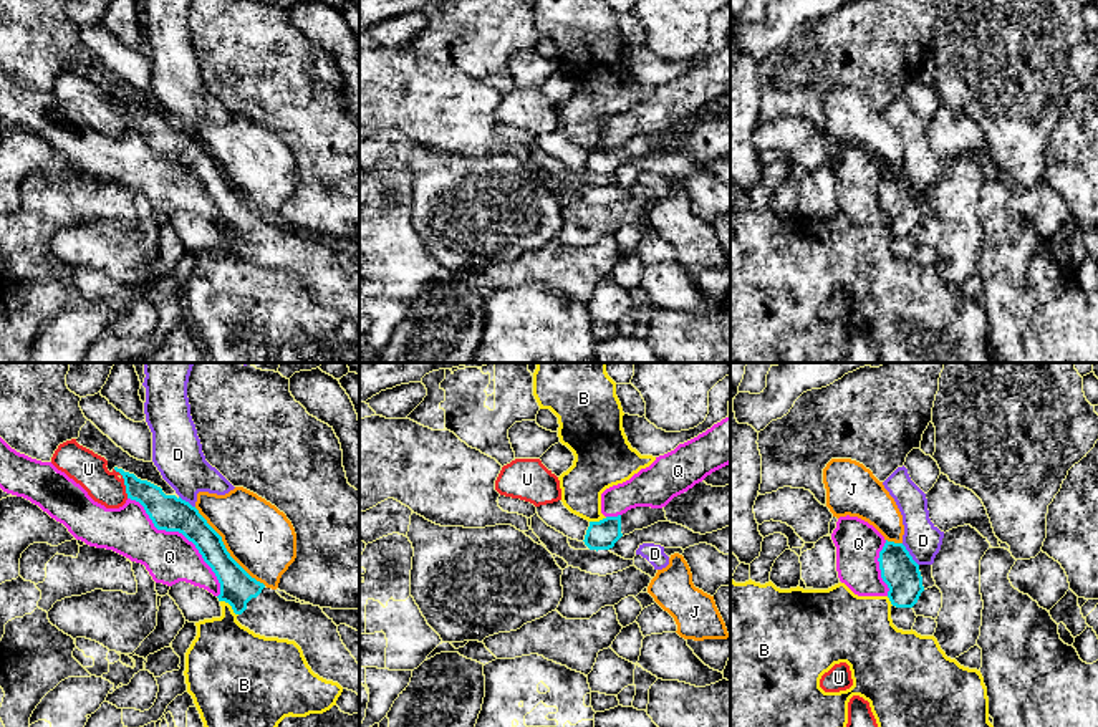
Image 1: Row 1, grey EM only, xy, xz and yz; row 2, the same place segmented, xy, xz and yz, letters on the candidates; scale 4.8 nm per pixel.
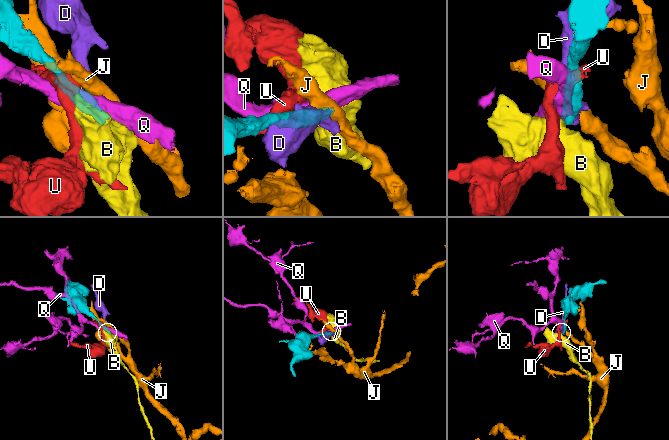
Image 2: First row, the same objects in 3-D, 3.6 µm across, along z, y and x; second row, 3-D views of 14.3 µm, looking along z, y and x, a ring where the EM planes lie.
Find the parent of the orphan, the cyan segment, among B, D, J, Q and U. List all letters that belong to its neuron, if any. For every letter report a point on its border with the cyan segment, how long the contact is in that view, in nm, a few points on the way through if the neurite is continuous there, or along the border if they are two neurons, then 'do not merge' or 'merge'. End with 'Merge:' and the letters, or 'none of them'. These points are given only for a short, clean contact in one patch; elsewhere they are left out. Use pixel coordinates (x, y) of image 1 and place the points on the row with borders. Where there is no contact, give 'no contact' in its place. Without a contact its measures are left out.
B: meets cyan in xy at (231, 605); contact 120 nm long; border along xy (221, 600), (237, 615); do not merge
D: meets cyan in yz at (910, 555); contact 140 nm long; do not merge
J: meets cyan in xy at (226, 548); contact 500 nm long; do not merge
Q: meets cyan in xy at (184, 535); contact 650 nm long; do not merge
U: meets cyan in xy at (125, 482); contact 160 nm long; do not merge
Merge: none of them

